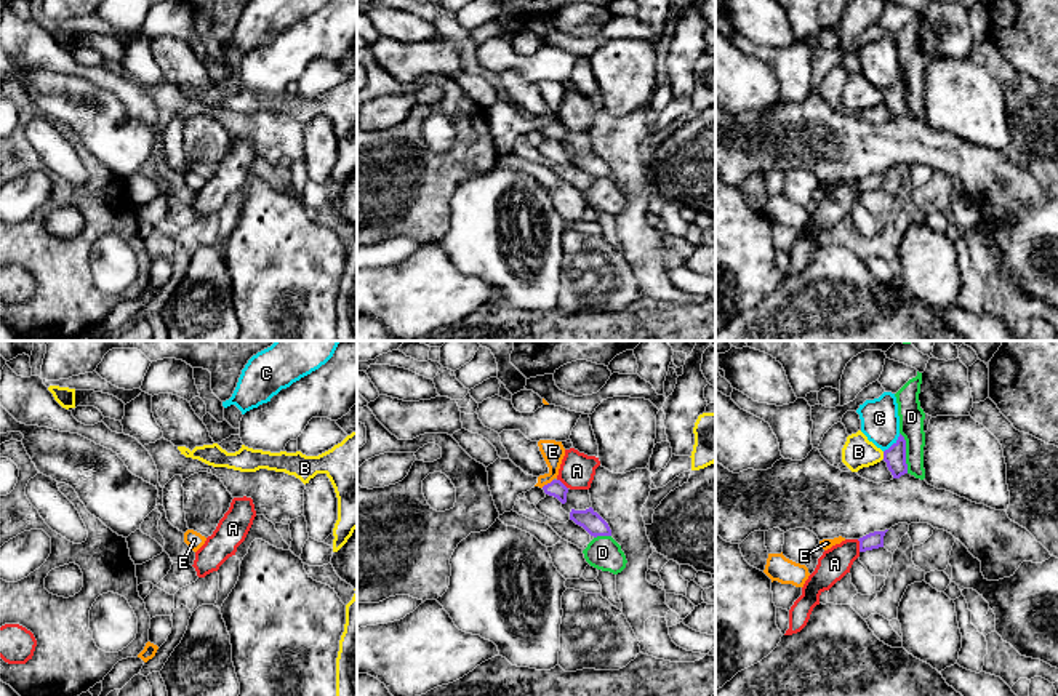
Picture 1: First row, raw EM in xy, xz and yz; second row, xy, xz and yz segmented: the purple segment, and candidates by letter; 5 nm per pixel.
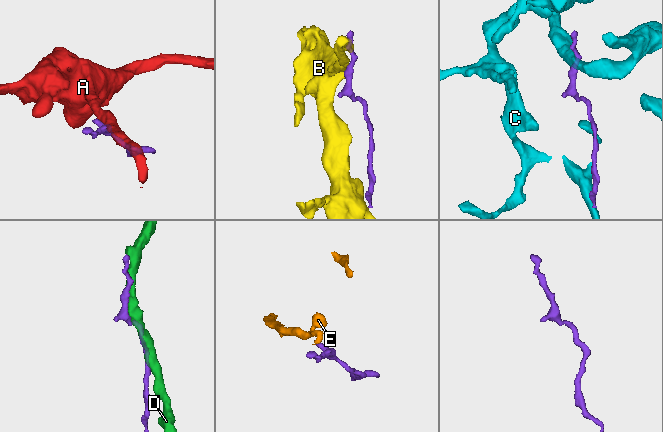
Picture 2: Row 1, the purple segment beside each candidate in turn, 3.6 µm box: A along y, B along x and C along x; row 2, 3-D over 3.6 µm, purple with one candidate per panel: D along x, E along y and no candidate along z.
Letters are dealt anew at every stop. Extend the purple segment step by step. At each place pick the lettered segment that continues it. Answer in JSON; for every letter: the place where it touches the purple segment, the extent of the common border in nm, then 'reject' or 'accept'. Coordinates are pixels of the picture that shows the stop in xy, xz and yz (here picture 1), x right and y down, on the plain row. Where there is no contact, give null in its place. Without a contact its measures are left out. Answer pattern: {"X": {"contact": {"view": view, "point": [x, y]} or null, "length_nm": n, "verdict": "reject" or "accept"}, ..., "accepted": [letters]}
{"A": {"contact": {"view": "yz", "point": [860, 188]}, "length_nm": 70, "verdict": "reject"}, "B": {"contact": {"view": "yz", "point": [884, 96]}, "length_nm": 40, "verdict": "reject"}, "C": {"contact": {"view": "yz", "point": [893, 85]}, "length_nm": 130, "verdict": "reject"}, "D": {"contact": {"view": "yz", "point": [905, 95]}, "length_nm": 220, "verdict": "reject"}, "E": {"contact": {"view": "xz", "point": [548, 125]}, "length_nm": 80, "verdict": "reject"}, "accepted": []}

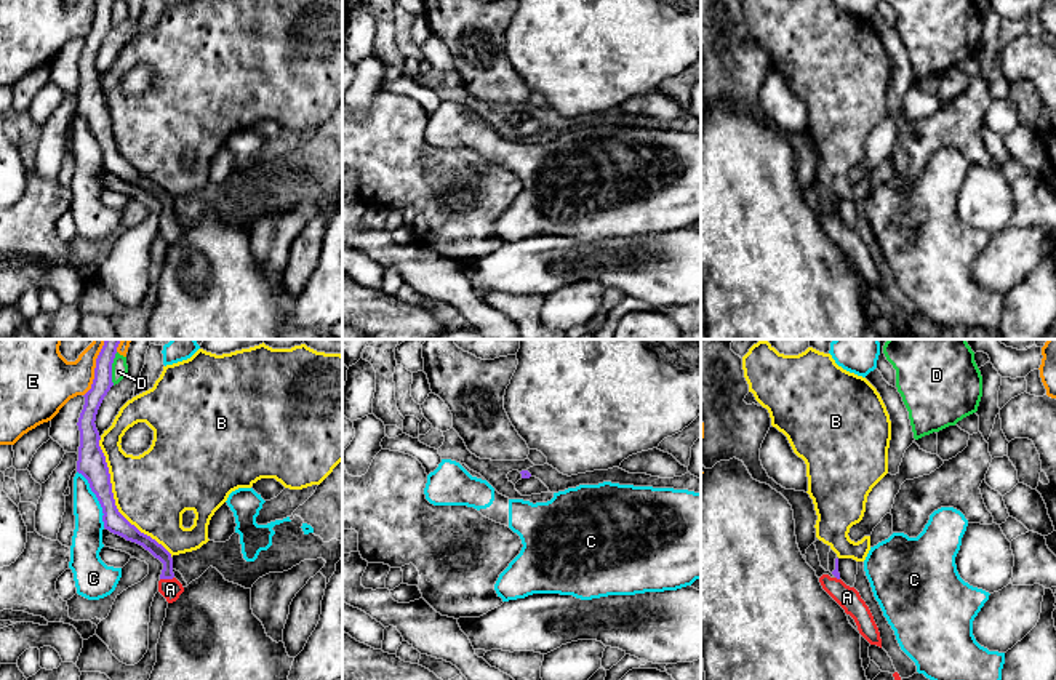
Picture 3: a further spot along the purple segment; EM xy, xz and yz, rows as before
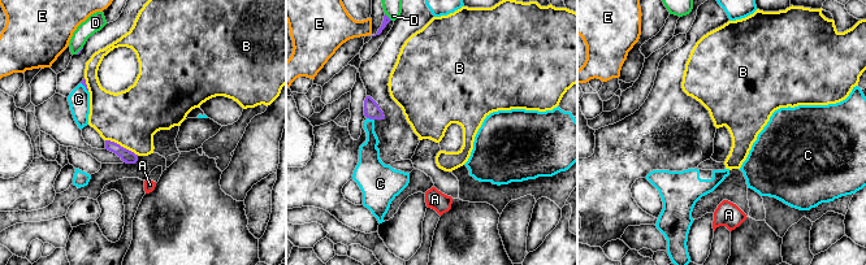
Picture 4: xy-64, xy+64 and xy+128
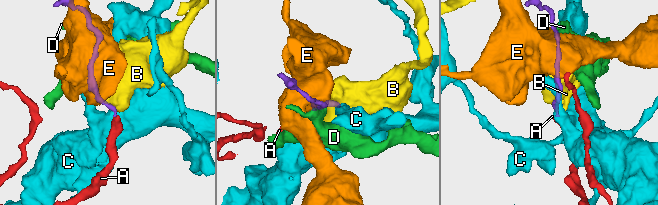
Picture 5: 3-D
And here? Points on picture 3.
{"A": {"contact": {"view": "xy", "point": [167, 220]}, "length_nm": 70, "verdict": "accept"}, "B": {"contact": {"view": "xy", "point": [114, 143]}, "length_nm": 700, "verdict": "reject"}, "C": {"contact": {"view": "xy", "point": [98, 141]}, "length_nm": 320, "verdict": "reject"}, "D": {"contact": {"view": "xy", "point": [111, 13]}, "length_nm": 140, "verdict": "reject"}, "E": {"contact": {"view": "xy", "point": [95, 20]}, "length_nm": 200, "verdict": "reject"}, "accepted": ["A"]}

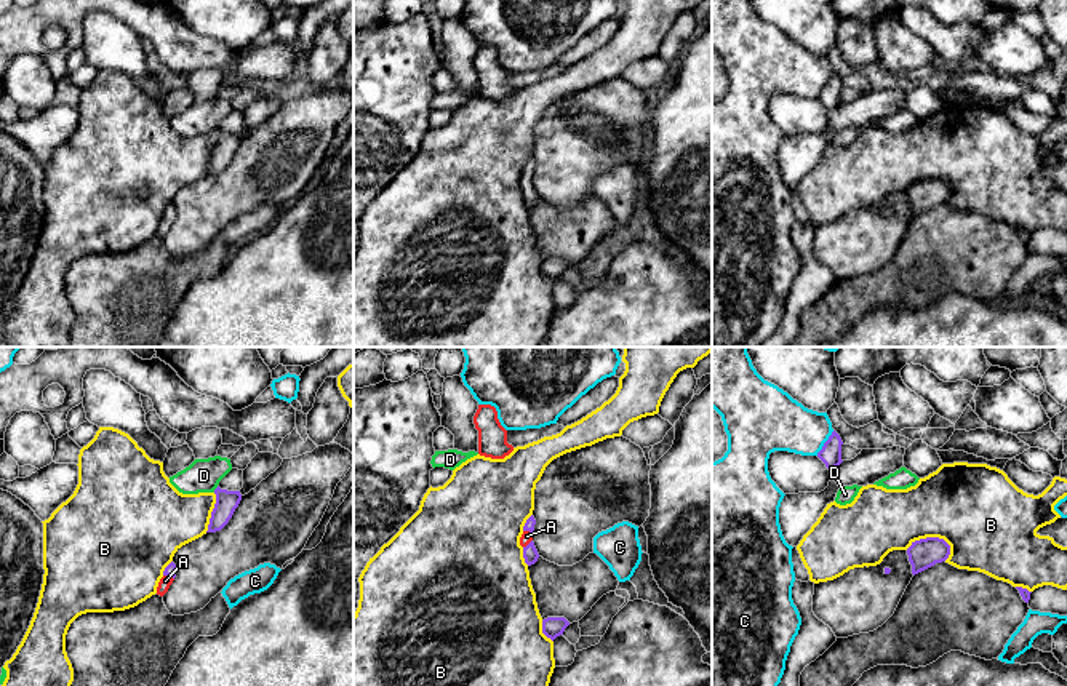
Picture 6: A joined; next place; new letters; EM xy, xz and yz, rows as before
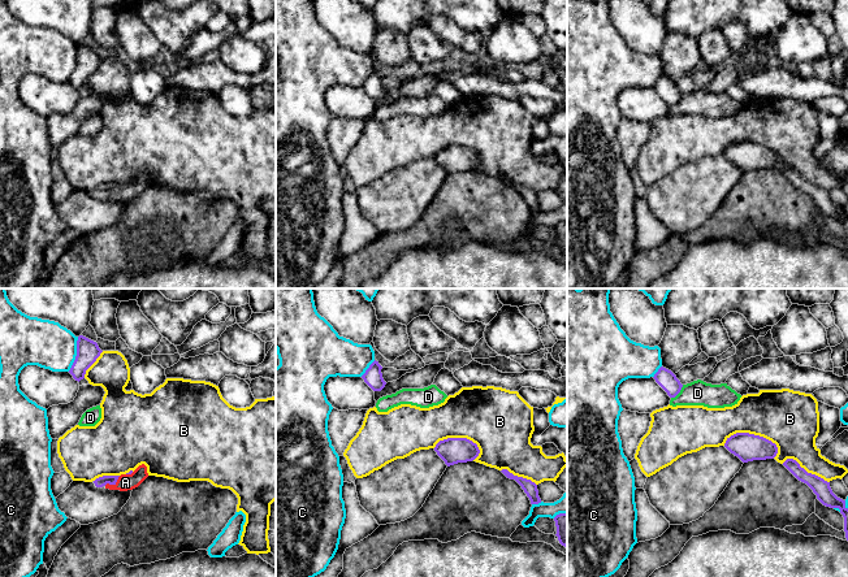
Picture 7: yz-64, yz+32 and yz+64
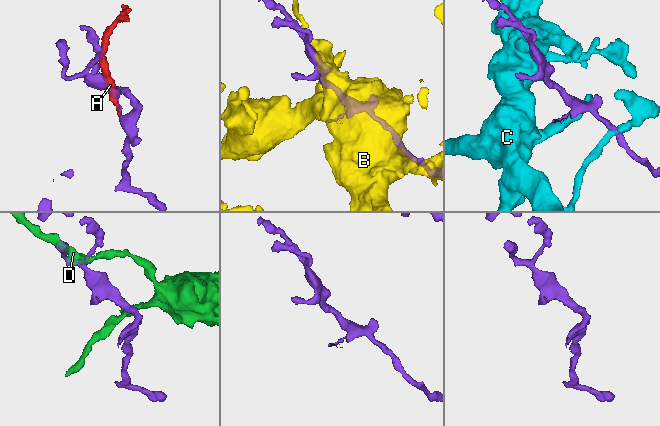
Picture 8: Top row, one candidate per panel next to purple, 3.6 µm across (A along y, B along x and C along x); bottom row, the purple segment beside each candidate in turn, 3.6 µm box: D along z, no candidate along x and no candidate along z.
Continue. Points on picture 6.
{"A": {"contact": {"view": "xz", "point": [528, 186]}, "length_nm": 60, "verdict": "accept"}, "B": {"contact": {"view": "yz", "point": [931, 179]}, "length_nm": 240, "verdict": "reject"}, "C": {"contact": {"view": "yz", "point": [824, 85]}, "length_nm": 160, "verdict": "reject"}, "D": {"contact": {"view": "xy", "point": [215, 131]}, "length_nm": 40, "verdict": "reject"}, "accepted": ["A"]}

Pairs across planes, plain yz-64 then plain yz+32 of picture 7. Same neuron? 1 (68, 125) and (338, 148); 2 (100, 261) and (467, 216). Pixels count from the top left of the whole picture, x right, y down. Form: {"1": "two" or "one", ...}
{"1": "one", "2": "one"}

